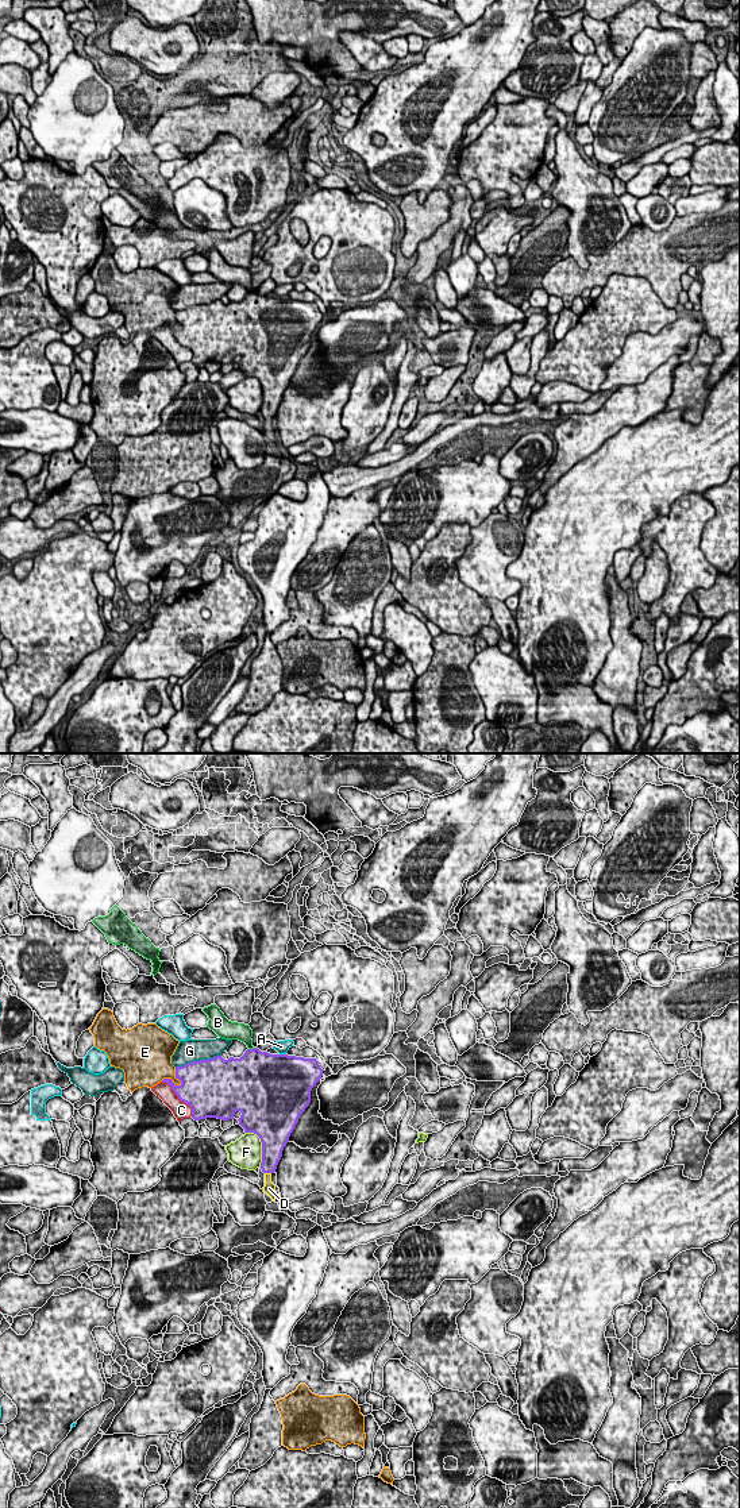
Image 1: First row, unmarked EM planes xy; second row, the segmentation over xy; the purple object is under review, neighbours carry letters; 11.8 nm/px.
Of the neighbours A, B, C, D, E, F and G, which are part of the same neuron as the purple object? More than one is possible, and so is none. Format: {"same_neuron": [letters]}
{"same_neuron": ["D"]}

